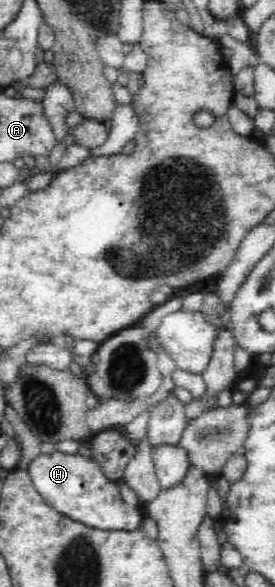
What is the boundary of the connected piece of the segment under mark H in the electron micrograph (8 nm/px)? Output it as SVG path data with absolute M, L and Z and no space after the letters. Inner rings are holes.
M55 451L53 454L40 454L27 466L28 474L34 488L50 507L58 512L81 522L86 526L100 530L136 530L142 522L142 512L124 502L118 492L118 485L111 481L88 455L64 454Z

